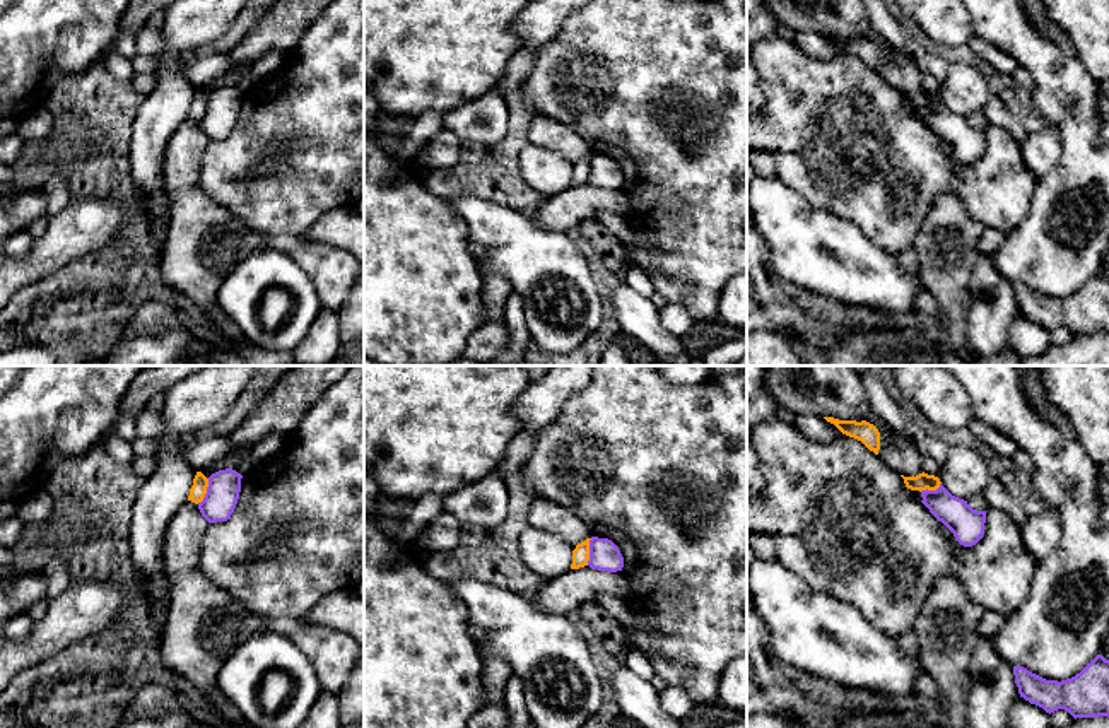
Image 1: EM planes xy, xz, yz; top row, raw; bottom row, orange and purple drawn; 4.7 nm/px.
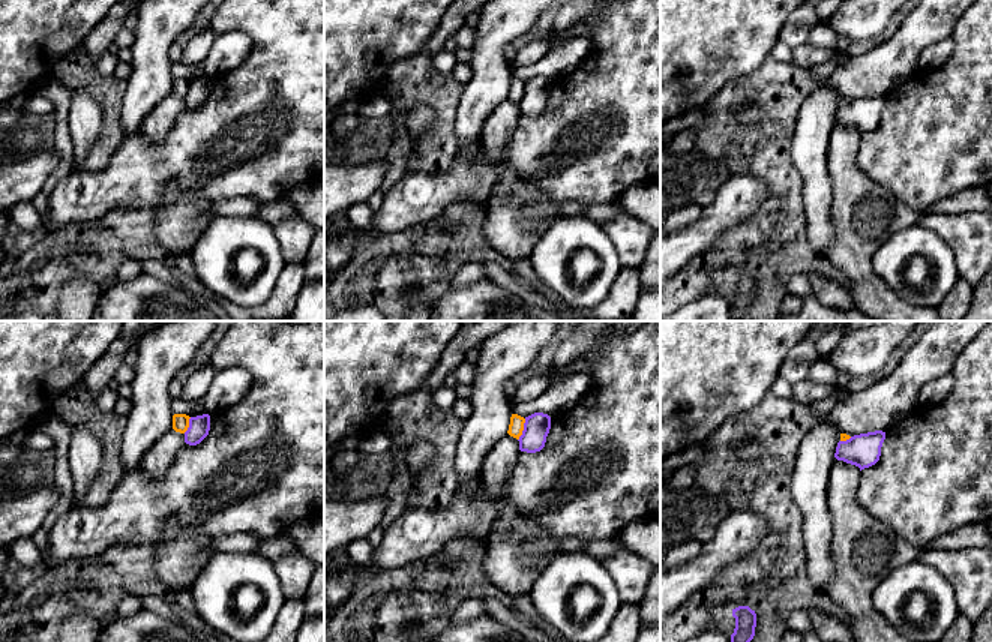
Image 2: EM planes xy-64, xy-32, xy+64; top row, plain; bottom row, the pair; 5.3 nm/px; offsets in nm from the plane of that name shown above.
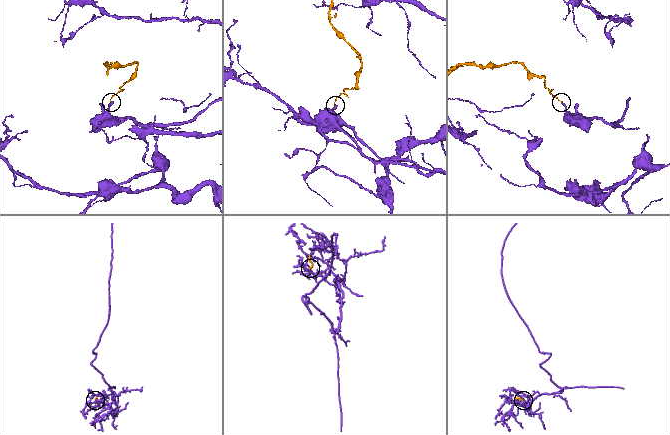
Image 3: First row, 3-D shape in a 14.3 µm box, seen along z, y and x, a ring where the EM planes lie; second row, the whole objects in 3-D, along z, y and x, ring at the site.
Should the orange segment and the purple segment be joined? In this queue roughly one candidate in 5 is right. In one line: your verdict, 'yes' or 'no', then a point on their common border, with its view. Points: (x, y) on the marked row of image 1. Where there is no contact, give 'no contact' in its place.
no; contact xy (205, 493)

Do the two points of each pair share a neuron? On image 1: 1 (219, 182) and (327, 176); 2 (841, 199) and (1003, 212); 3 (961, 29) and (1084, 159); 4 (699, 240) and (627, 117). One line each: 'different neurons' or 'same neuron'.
1: same neuron
2: same neuron
3: different neurons
4: same neuron

